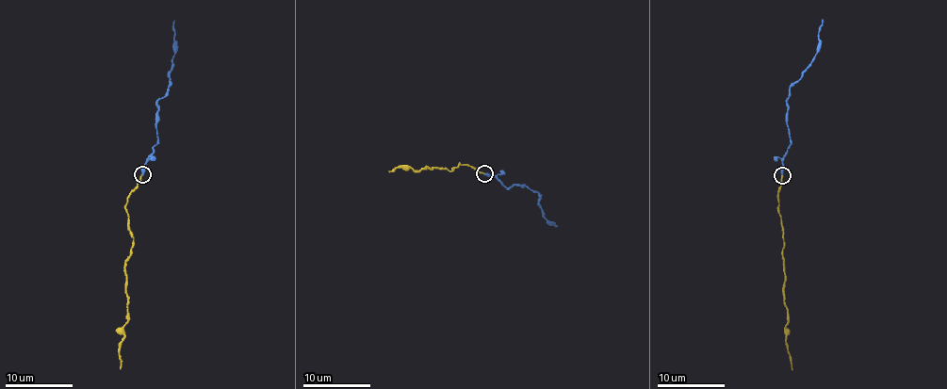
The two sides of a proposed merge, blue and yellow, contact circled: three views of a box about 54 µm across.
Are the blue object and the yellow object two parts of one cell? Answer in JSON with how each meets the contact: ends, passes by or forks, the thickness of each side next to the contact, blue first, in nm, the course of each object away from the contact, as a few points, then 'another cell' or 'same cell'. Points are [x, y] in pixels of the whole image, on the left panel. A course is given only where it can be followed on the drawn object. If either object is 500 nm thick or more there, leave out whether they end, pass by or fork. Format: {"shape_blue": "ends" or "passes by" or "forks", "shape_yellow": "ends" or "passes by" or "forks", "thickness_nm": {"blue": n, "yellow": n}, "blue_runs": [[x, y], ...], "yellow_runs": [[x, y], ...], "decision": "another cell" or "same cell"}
{"shape_blue": "ends", "shape_yellow": "ends", "thickness_nm": {"blue": 300, "yellow": 130}, "blue_runs": [[142, 175], [146, 158], [153, 153], [157, 143], [157, 101], [168, 88], [174, 53], [173, 21]], "yellow_runs": [[140, 175], [126, 203], [128, 231], [134, 246], [125, 267], [128, 322], [123, 327], [119, 369]], "decision": "same cell"}

